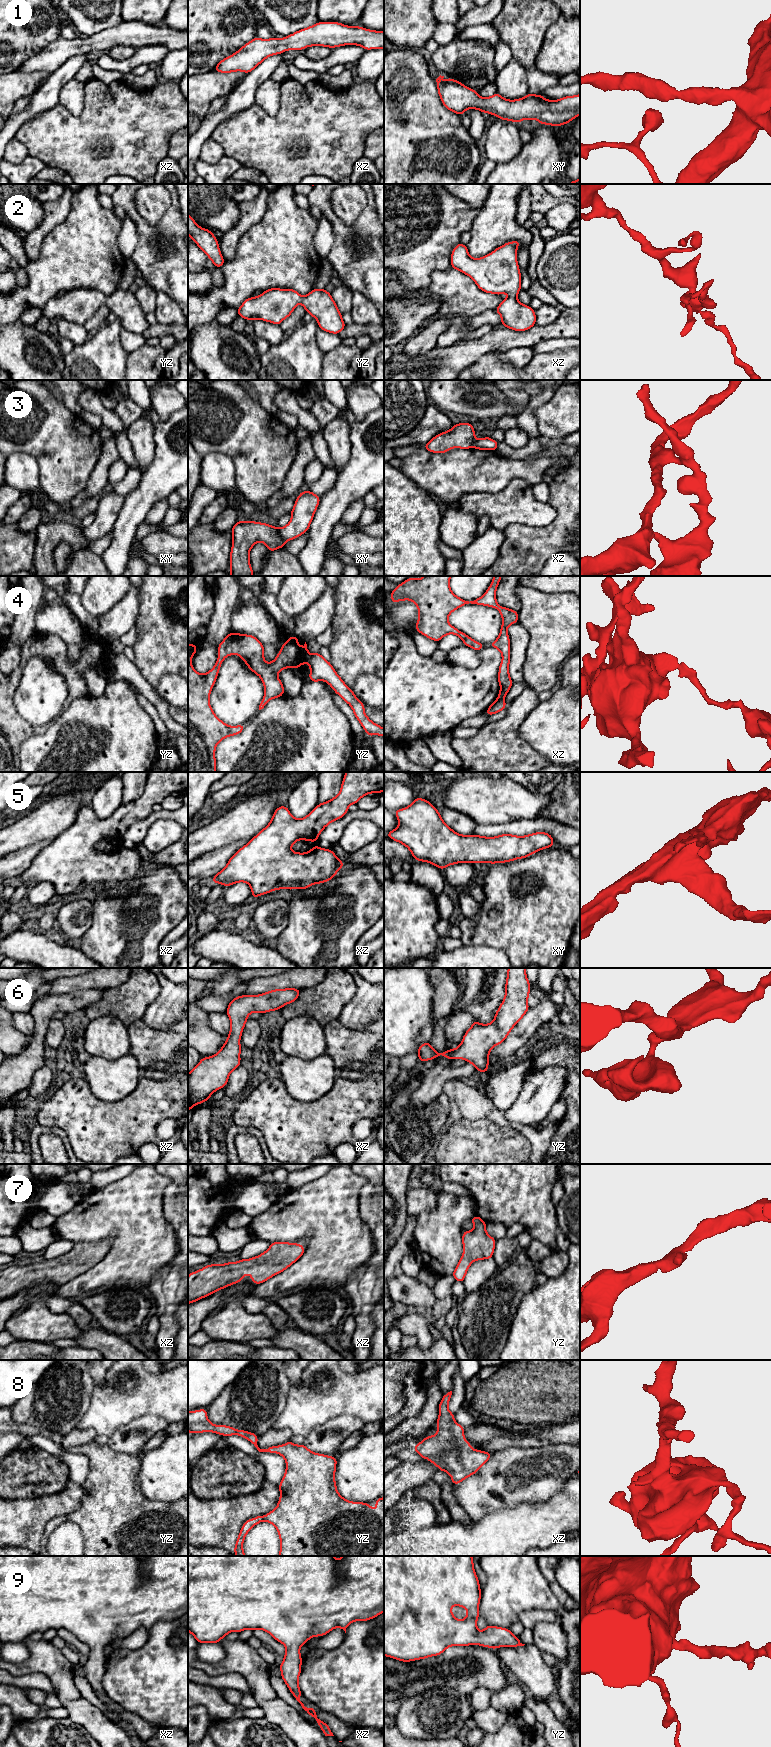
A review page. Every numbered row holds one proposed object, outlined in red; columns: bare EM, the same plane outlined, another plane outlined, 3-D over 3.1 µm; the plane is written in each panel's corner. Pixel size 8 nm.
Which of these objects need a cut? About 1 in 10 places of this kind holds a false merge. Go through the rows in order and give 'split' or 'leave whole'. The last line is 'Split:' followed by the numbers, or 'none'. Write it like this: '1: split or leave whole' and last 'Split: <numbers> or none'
1: leave whole
2: leave whole
3: split
4: split
5: leave whole
6: leave whole
7: leave whole
8: leave whole
9: leave whole
Split: 3, 4

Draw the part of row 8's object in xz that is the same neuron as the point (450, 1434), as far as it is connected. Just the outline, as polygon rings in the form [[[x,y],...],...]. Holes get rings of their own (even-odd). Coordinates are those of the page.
[[[452,1391],[443,1395],[439,1404],[438,1431],[424,1438],[413,1449],[423,1458],[447,1472],[452,1484],[459,1484],[475,1474],[491,1457],[492,1453],[475,1450],[465,1440],[465,1429],[455,1422],[454,1414],[448,1409]]]

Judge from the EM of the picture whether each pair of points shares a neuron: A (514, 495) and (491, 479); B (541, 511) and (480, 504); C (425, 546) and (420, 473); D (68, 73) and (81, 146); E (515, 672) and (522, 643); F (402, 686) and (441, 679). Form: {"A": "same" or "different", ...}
{"A": "different", "B": "same", "C": "different", "D": "different", "E": "same", "F": "same"}

